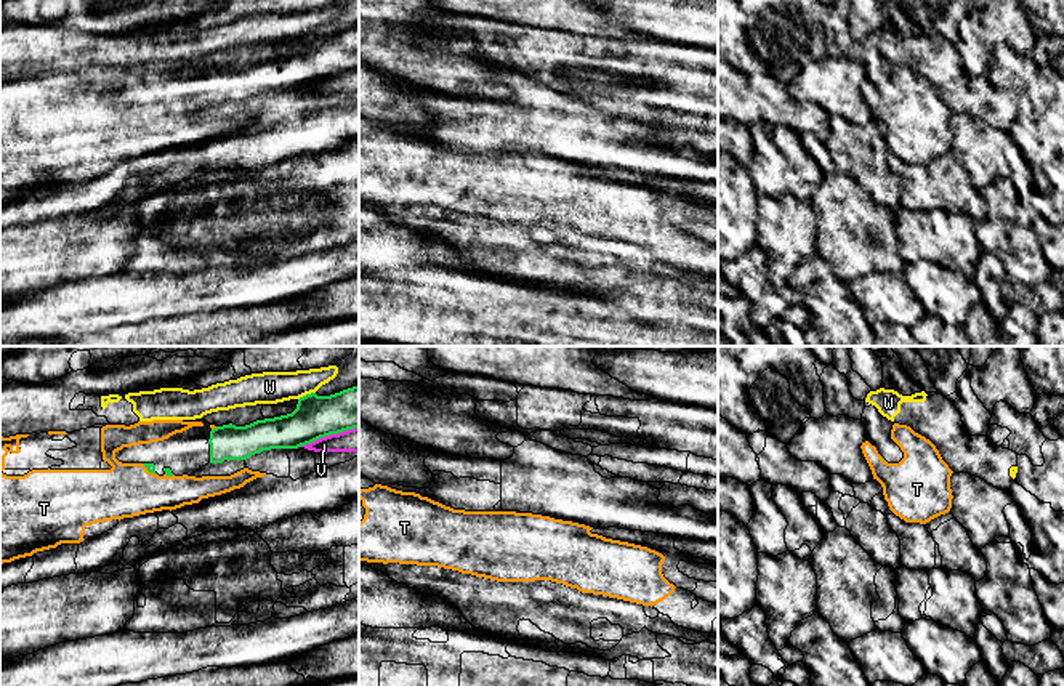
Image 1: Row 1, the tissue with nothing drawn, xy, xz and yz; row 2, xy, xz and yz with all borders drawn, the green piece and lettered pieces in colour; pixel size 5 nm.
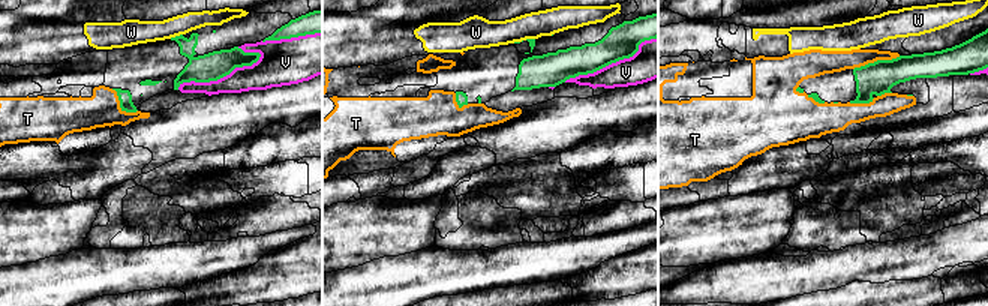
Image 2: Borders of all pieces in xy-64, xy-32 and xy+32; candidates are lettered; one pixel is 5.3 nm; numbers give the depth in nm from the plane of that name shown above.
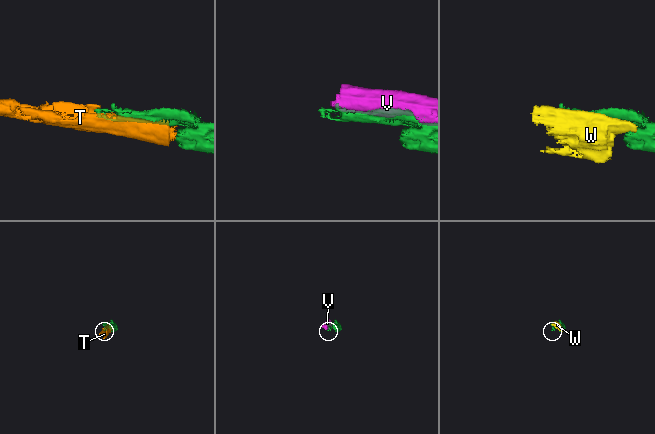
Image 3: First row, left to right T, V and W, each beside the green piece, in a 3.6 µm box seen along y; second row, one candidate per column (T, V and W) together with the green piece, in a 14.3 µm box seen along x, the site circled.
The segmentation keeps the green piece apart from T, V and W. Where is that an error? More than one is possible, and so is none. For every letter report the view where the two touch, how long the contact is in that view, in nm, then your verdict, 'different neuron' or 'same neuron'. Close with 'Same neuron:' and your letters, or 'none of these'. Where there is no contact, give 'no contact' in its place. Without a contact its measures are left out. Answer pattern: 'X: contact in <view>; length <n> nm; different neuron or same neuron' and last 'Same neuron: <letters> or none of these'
T: contact in xy; length 100 nm; same neuron
V: contact in xy; length 320 nm; different neuron
W: contact in xy; length 100 nm; different neuron
Same neuron: T

